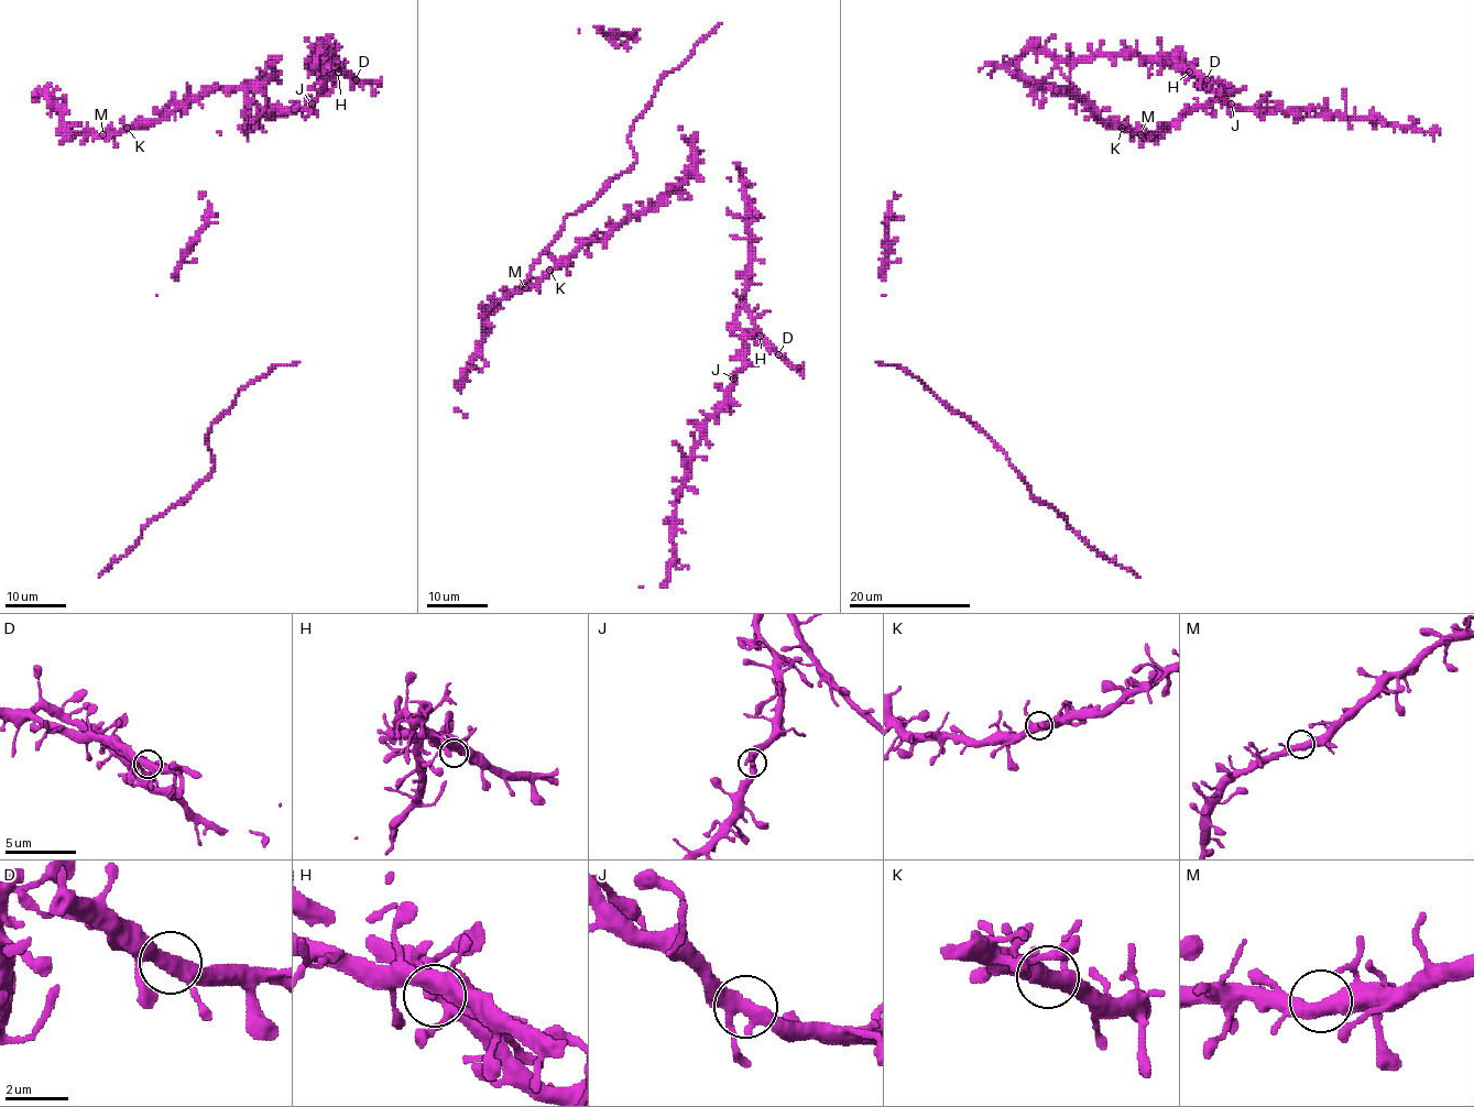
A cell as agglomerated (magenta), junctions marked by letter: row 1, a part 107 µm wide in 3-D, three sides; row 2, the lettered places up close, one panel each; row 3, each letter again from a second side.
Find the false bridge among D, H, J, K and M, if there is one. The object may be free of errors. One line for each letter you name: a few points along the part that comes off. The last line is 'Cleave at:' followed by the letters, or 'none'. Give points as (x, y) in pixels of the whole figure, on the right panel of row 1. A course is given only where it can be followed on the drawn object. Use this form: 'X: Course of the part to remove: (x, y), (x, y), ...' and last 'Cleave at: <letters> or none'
Cleave at: none

